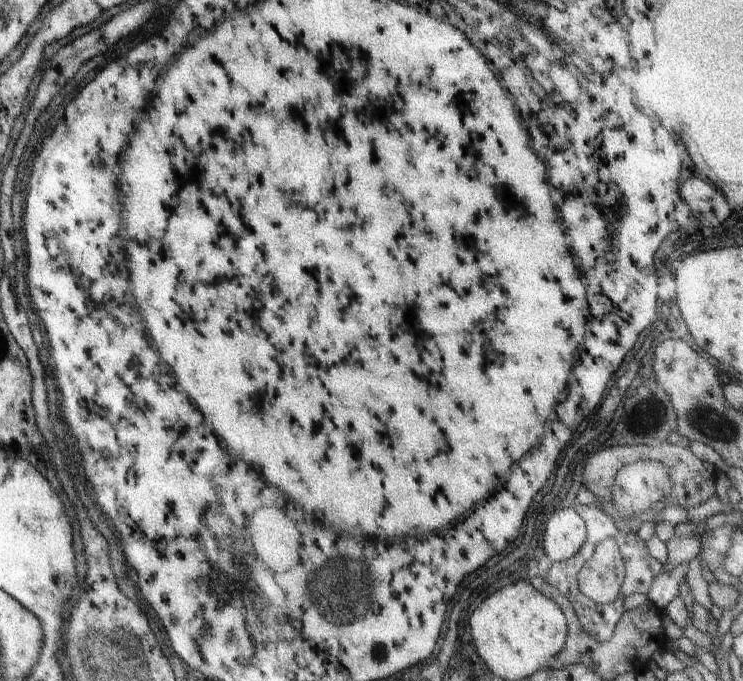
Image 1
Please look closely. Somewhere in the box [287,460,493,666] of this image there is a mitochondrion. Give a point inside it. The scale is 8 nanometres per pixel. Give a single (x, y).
(341, 589)

